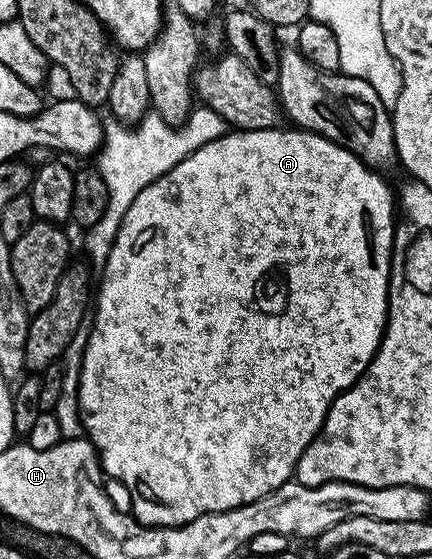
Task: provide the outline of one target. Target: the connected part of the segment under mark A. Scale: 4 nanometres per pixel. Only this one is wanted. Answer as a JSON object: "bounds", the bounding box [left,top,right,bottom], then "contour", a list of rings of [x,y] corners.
{"bounds":[79,127,395,525],"contour":[[[278,127],[276,129],[260,129],[259,131],[227,131],[219,139],[199,147],[199,151],[183,159],[171,171],[164,173],[155,183],[143,187],[139,195],[135,195],[135,203],[127,207],[127,215],[123,215],[123,223],[117,232],[115,243],[107,255],[101,273],[101,286],[95,289],[95,308],[91,313],[91,328],[87,347],[81,364],[81,378],[79,379],[79,411],[81,422],[87,430],[87,439],[97,448],[97,457],[101,460],[101,471],[106,478],[114,477],[119,484],[125,485],[129,497],[133,500],[132,516],[142,525],[186,525],[191,519],[199,519],[208,513],[231,511],[240,505],[251,503],[290,480],[297,472],[297,464],[303,451],[321,431],[321,424],[334,399],[344,389],[350,389],[369,368],[371,359],[381,345],[381,335],[385,327],[385,319],[389,312],[389,264],[393,262],[393,231],[395,228],[395,193],[389,190],[378,170],[360,161],[354,153],[347,151],[342,145],[328,141],[317,133],[302,131],[296,127]]]}

